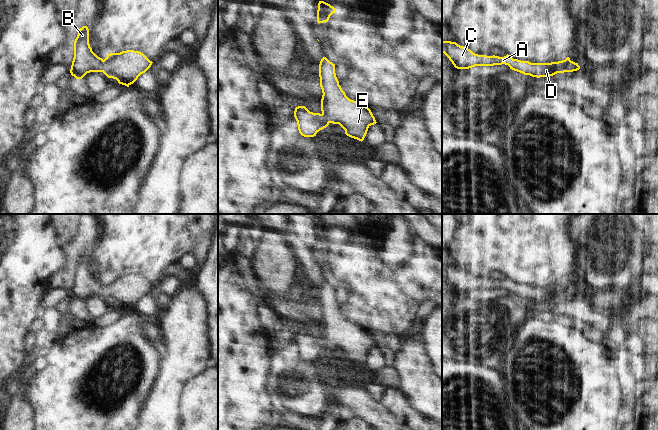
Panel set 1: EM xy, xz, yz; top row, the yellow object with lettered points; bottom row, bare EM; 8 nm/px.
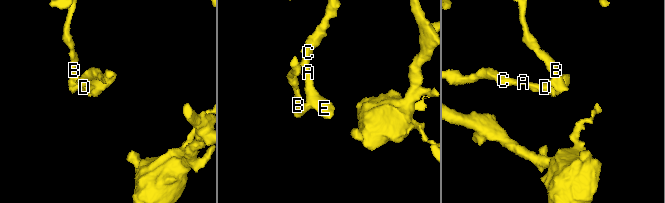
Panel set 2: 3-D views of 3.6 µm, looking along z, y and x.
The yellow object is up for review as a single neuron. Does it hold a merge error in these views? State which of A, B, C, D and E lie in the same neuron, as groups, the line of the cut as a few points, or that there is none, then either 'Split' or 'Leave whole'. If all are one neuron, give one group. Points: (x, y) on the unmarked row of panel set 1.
Groups: A B C D E. No split. Leave whole.

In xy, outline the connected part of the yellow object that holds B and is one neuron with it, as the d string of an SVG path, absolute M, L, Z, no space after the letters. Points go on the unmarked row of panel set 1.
M83 250L74 265L70 297L76 303L82 303L87 297L103 296L108 302L116 303L119 308L129 311L152 287L143 277L134 274L110 277L103 284L92 275L89 253Z

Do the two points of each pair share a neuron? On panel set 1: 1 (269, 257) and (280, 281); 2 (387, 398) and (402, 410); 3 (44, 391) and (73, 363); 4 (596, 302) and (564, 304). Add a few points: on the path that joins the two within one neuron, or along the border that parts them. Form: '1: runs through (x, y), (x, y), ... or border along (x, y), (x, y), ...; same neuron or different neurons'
1: runs through (273, 263), (276, 275); same neuron
2: runs through (391, 399), (398, 406); same neuron
3: runs through (51, 385), (66, 370); same neuron
4: border along (589, 304), (593, 310); different neurons

